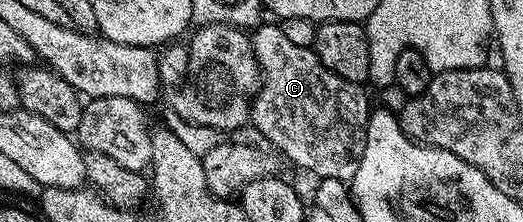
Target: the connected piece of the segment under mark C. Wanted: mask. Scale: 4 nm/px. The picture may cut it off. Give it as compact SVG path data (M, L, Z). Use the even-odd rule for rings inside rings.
M274 21L263 22L261 27L255 27L252 31L254 56L260 72L260 86L250 109L252 127L271 143L269 146L275 152L283 151L296 166L311 171L314 177L352 181L356 177L356 169L360 169L360 157L364 157L364 141L372 104L366 100L359 84L344 81L344 77L328 70L313 47L301 47L288 41L281 25L270 22Z

